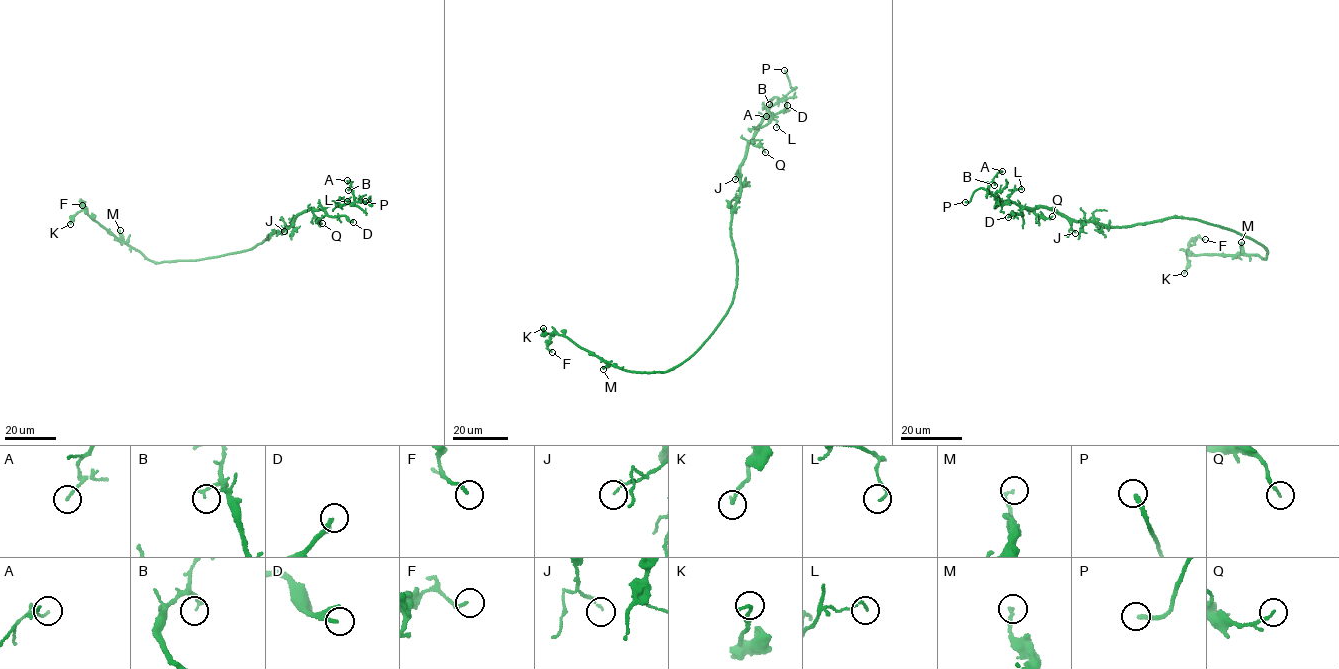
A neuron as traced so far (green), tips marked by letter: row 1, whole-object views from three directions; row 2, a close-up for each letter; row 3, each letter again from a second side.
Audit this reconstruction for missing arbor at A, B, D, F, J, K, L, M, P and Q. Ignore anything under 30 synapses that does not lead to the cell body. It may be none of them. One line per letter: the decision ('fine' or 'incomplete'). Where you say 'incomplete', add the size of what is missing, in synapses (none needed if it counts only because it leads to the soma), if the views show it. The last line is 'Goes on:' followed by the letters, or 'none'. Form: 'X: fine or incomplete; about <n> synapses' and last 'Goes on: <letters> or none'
A: fine
B: fine
D: fine
F: fine
J: fine
K: fine
L: fine
M: fine
P: incomplete
Q: fine
Goes on: P

